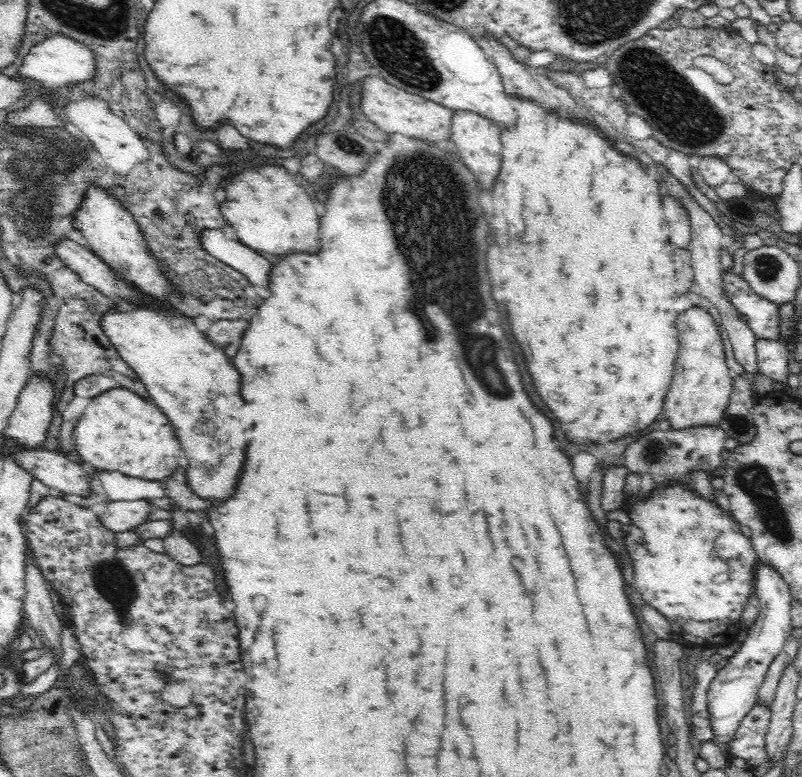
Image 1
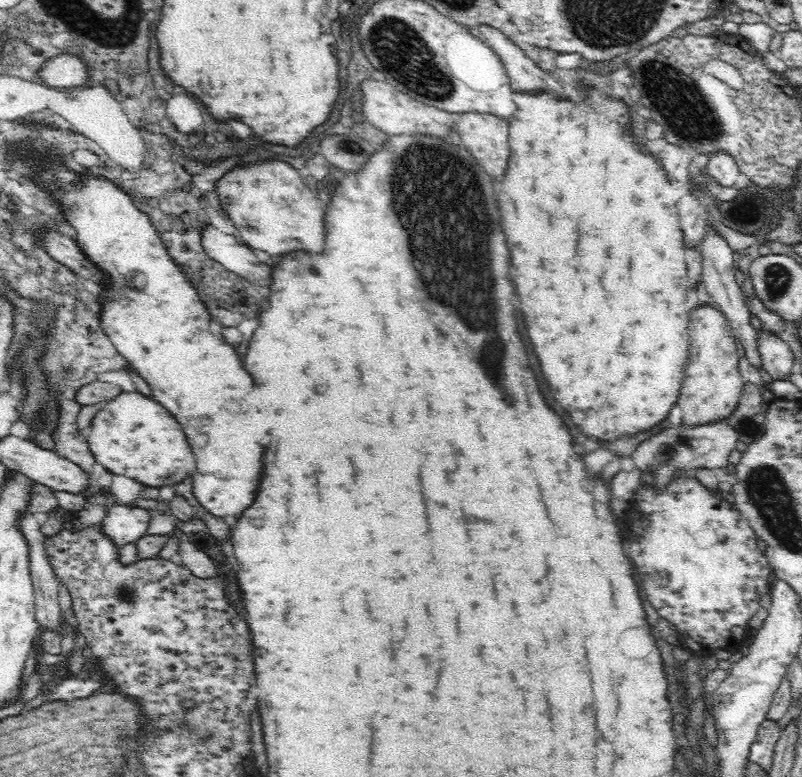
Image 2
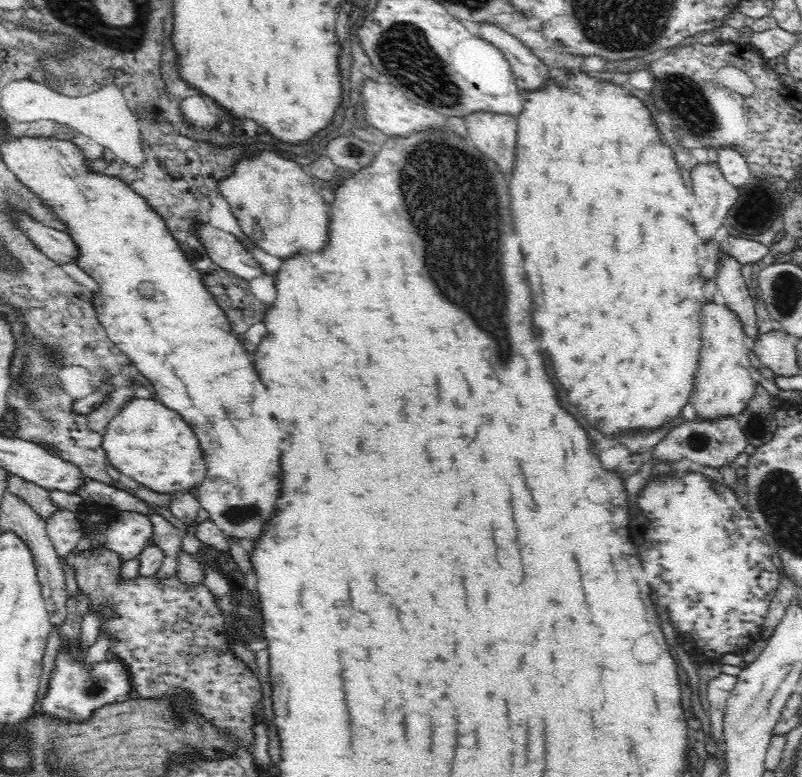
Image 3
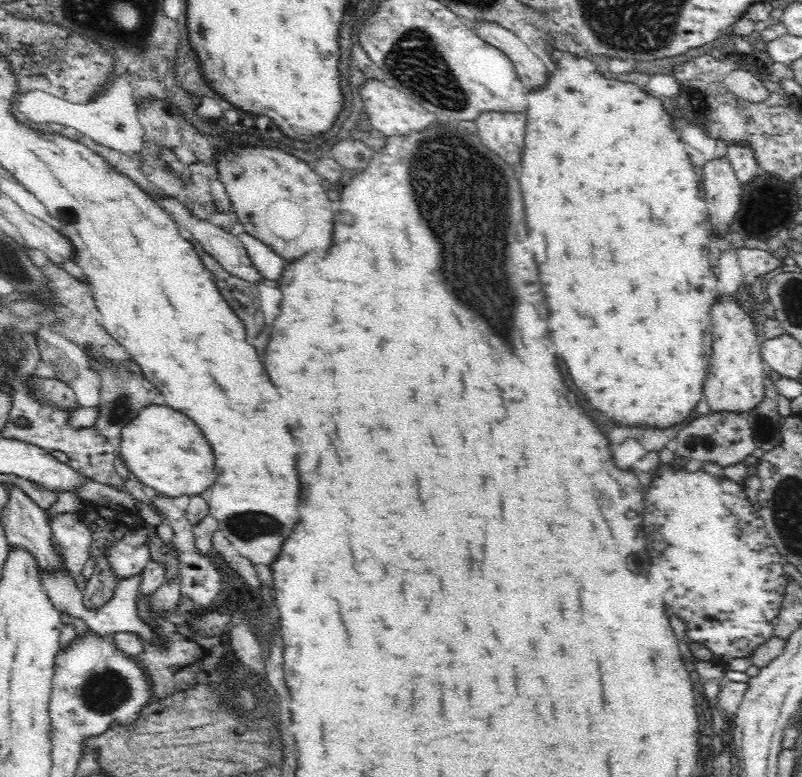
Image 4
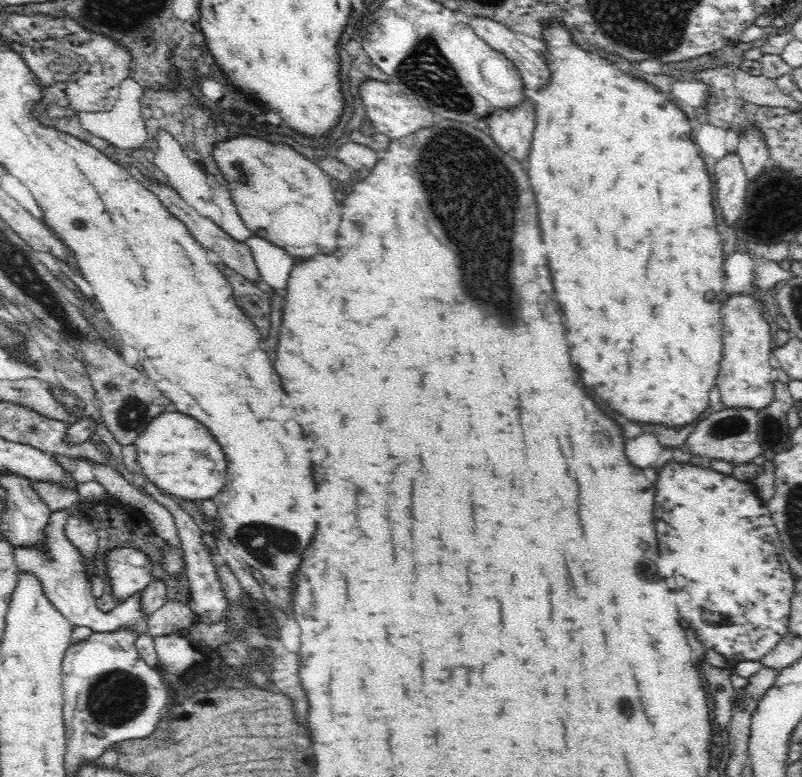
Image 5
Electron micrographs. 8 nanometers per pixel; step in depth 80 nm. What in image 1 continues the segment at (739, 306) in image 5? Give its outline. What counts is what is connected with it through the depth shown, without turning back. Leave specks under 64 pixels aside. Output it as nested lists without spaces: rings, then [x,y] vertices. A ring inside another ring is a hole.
[[[695,306],[676,316],[674,328],[678,334],[678,352],[672,368],[672,380],[662,402],[660,415],[666,420],[663,427],[682,430],[716,425],[728,406],[732,388],[732,378],[716,321],[708,311]]]

